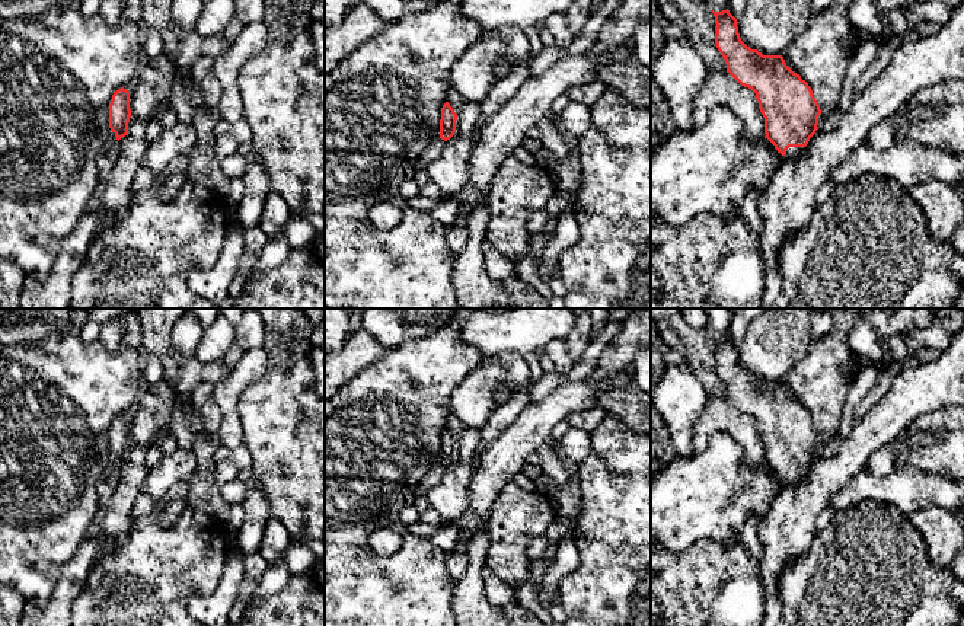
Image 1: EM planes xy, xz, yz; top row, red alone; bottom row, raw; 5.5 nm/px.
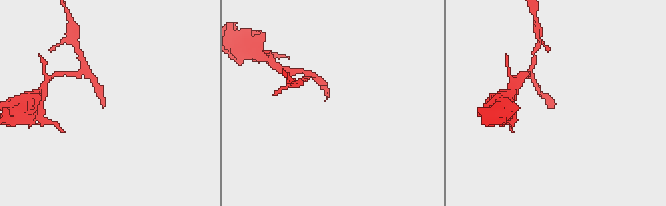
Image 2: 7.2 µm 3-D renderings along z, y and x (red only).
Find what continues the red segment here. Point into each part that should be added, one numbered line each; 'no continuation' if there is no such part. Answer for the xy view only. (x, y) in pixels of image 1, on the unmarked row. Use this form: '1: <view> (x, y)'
1: xy (107, 484)

